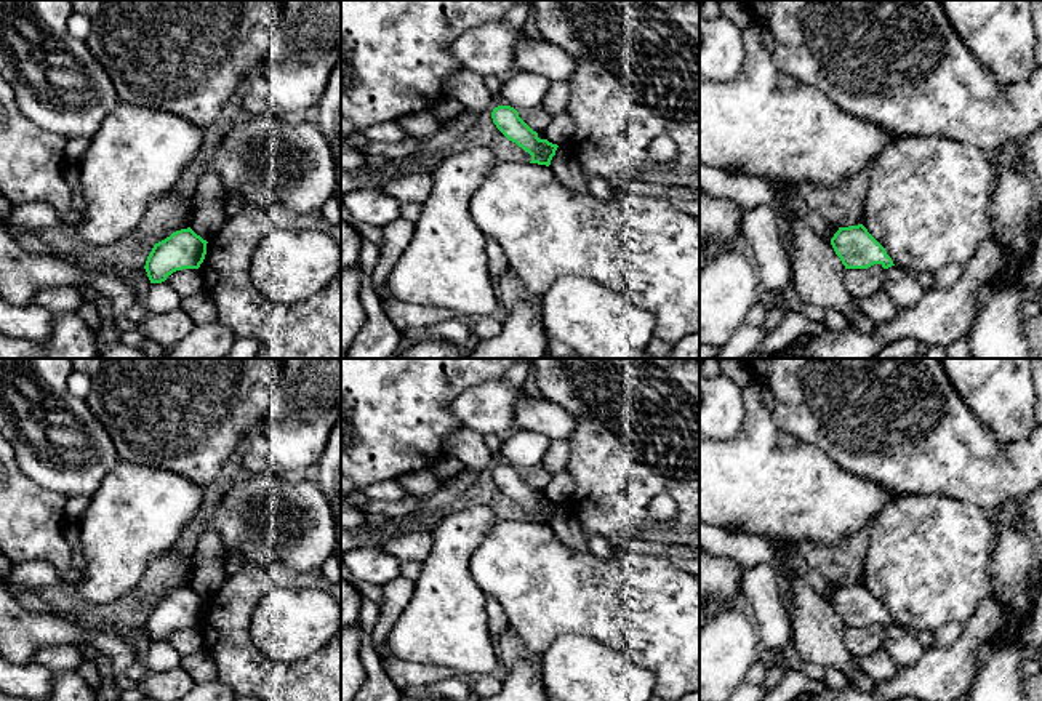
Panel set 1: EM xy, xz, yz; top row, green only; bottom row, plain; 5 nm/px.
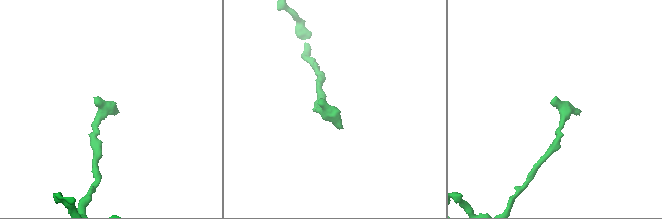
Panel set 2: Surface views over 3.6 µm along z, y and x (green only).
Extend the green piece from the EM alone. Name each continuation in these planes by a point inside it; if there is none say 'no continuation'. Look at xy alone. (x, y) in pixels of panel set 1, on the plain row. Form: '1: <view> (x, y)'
no continuation

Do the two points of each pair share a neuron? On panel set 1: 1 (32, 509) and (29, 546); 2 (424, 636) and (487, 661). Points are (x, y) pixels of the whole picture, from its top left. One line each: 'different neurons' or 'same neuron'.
1: same neuron
2: same neuron

